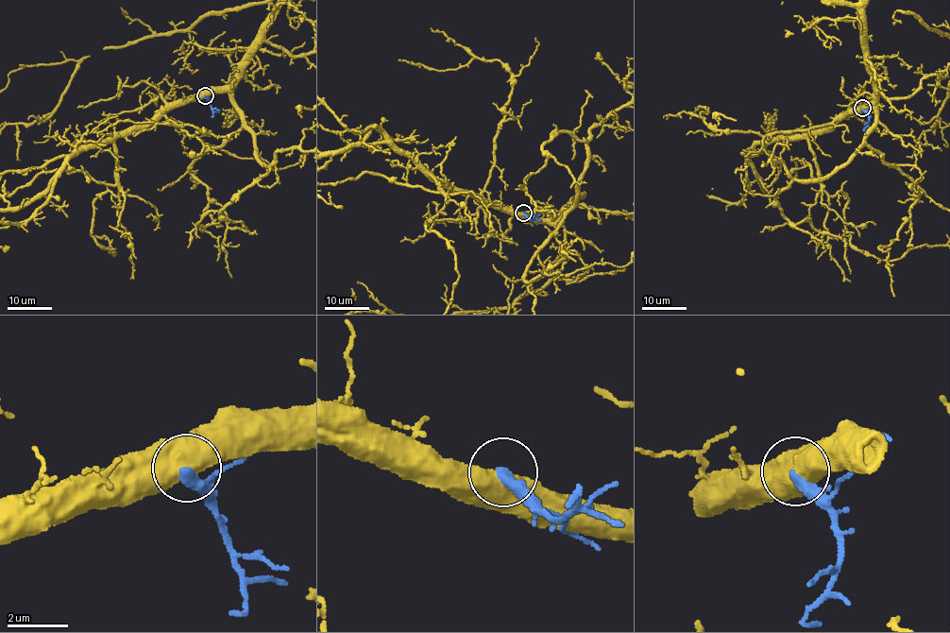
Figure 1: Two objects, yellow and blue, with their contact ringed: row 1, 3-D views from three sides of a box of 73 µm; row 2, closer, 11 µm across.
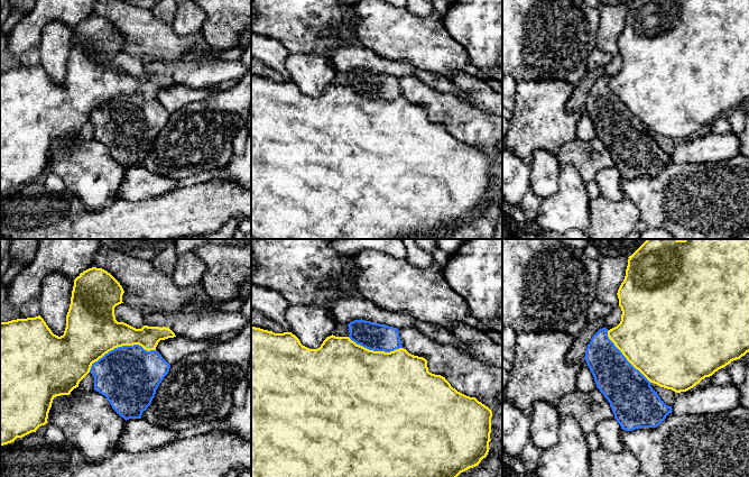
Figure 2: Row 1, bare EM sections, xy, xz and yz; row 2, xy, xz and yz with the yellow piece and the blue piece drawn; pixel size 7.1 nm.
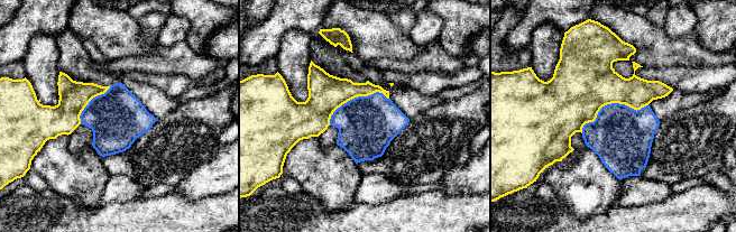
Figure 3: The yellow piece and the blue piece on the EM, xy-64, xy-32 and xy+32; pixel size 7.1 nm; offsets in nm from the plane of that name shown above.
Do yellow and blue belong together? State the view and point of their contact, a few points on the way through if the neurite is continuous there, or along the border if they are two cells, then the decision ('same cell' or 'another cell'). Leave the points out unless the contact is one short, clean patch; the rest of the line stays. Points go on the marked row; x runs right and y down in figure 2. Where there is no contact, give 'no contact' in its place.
meets yellow in xy at (119, 346); another cell

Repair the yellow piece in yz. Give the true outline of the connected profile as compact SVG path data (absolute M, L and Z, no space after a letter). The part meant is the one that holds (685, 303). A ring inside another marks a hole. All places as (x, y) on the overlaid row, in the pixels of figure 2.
M647 239L628 258L626 276L617 293L622 311L621 321L608 331L608 337L650 383L676 393L686 392L749 352L749 239Z

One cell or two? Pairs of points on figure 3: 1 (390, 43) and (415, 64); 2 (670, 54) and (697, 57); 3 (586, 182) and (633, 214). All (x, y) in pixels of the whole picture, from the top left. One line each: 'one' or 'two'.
1: two
2: one
3: two

